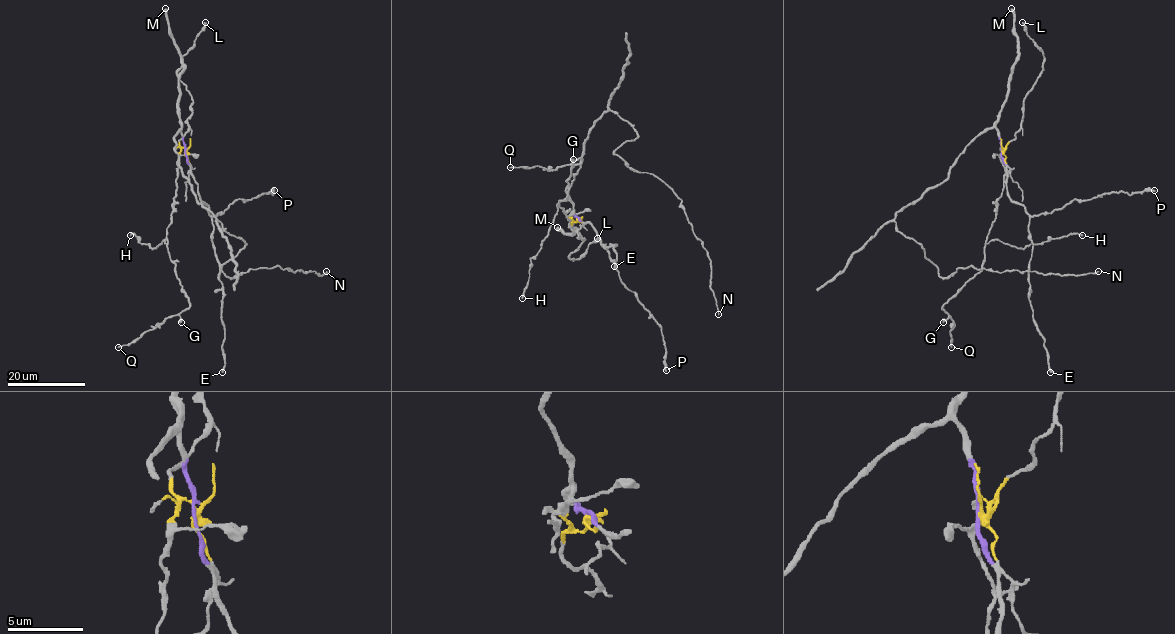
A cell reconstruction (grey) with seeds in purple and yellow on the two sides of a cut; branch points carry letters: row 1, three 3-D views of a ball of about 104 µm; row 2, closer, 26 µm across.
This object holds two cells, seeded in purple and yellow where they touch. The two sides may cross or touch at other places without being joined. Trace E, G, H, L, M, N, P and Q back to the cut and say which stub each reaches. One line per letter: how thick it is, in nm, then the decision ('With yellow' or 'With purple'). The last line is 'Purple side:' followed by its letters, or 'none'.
E: Thickness 340 nm. With purple
G: Thickness 500 nm. With yellow
H: Thickness 150 nm. With yellow
L: Thickness 280 nm. With yellow
M: Thickness 480 nm. With purple
N: Thickness 170 nm. With purple
P: Thickness 260 nm. With purple
Q: Thickness 130 nm. With yellow
Purple side: E, M, N, P

